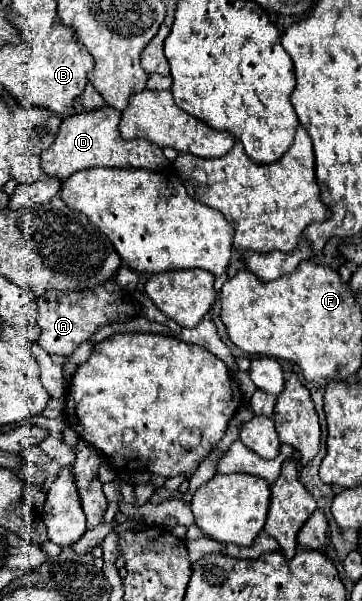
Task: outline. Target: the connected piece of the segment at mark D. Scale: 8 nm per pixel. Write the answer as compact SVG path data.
M112 108L94 110L94 114L72 114L68 120L64 120L58 128L58 136L52 142L50 148L46 148L40 154L42 160L42 172L50 178L66 180L78 170L94 168L94 166L108 166L108 168L144 168L144 170L168 170L171 162L168 162L162 154L162 148L148 142L148 140L122 140L118 132L120 112Z

